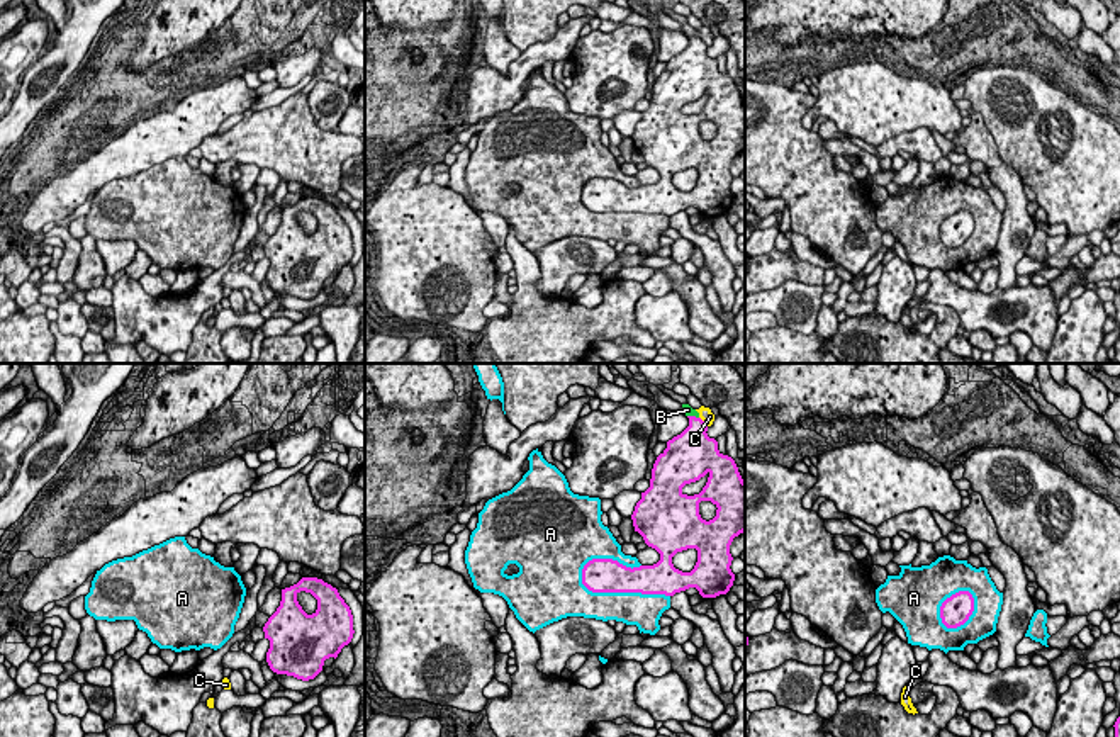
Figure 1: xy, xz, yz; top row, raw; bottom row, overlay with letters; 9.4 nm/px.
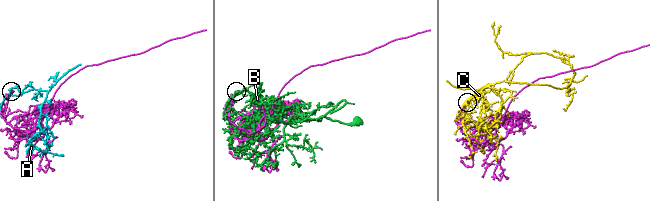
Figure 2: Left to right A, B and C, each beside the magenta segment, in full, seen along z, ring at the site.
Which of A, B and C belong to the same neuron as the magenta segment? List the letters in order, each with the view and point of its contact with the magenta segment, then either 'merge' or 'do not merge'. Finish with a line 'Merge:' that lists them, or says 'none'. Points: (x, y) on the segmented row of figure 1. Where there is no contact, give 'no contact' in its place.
A: xz (620, 591) | do not merge
B: xz (691, 416) | do not merge
C: xz (703, 421) | do not merge
Merge: none

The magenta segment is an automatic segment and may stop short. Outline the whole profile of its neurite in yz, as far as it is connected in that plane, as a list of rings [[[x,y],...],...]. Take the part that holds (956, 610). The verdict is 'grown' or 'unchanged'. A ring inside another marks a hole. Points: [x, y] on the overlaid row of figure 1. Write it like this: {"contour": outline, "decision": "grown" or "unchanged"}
{"contour": [[[959,591],[940,606],[940,618],[947,628],[964,625],[974,611],[974,598],[969,591]]], "decision": "unchanged"}

